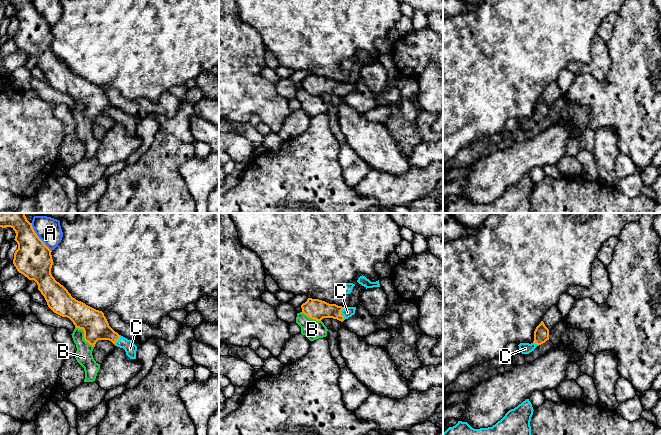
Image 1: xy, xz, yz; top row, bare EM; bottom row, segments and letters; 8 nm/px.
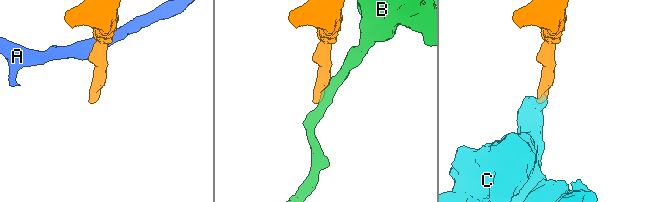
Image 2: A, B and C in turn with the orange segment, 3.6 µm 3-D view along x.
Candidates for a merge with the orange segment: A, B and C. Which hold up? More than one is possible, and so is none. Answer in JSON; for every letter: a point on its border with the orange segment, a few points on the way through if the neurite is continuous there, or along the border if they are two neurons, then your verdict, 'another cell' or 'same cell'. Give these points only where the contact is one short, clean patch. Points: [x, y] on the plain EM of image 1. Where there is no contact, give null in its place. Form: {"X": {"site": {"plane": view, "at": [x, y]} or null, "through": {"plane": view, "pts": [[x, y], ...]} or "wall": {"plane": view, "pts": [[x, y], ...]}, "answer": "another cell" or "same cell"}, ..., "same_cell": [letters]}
{"A": {"site": {"plane": "xy", "at": [39, 14]}, "answer": "another cell"}, "B": {"site": {"plane": "xy", "at": [84, 112]}, "answer": "another cell"}, "C": {"site": {"plane": "xz", "at": [340, 89]}, "through": {"plane": "xz", "pts": [[316, 85], [332, 86], [340, 89], [347, 88]]}, "answer": "same cell"}, "same_cell": ["C"]}

